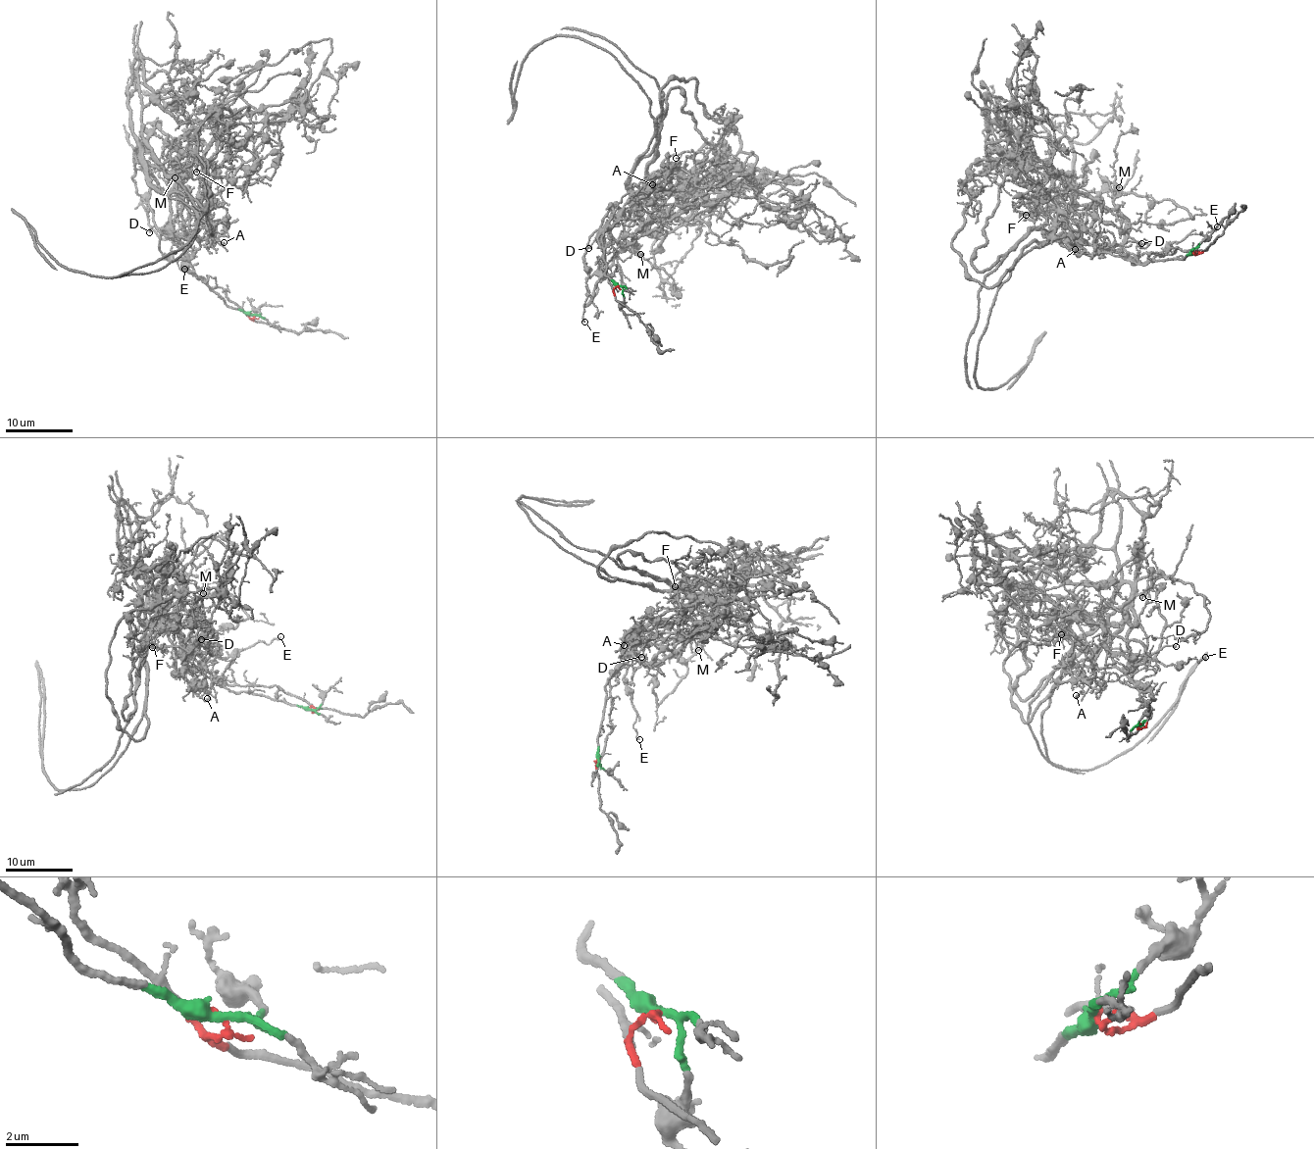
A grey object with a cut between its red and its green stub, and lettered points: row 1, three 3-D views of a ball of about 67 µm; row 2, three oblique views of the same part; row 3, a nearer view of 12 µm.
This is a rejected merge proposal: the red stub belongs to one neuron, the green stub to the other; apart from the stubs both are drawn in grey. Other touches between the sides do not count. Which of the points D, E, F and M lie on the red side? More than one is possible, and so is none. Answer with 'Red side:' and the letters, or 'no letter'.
Red side: no letter

